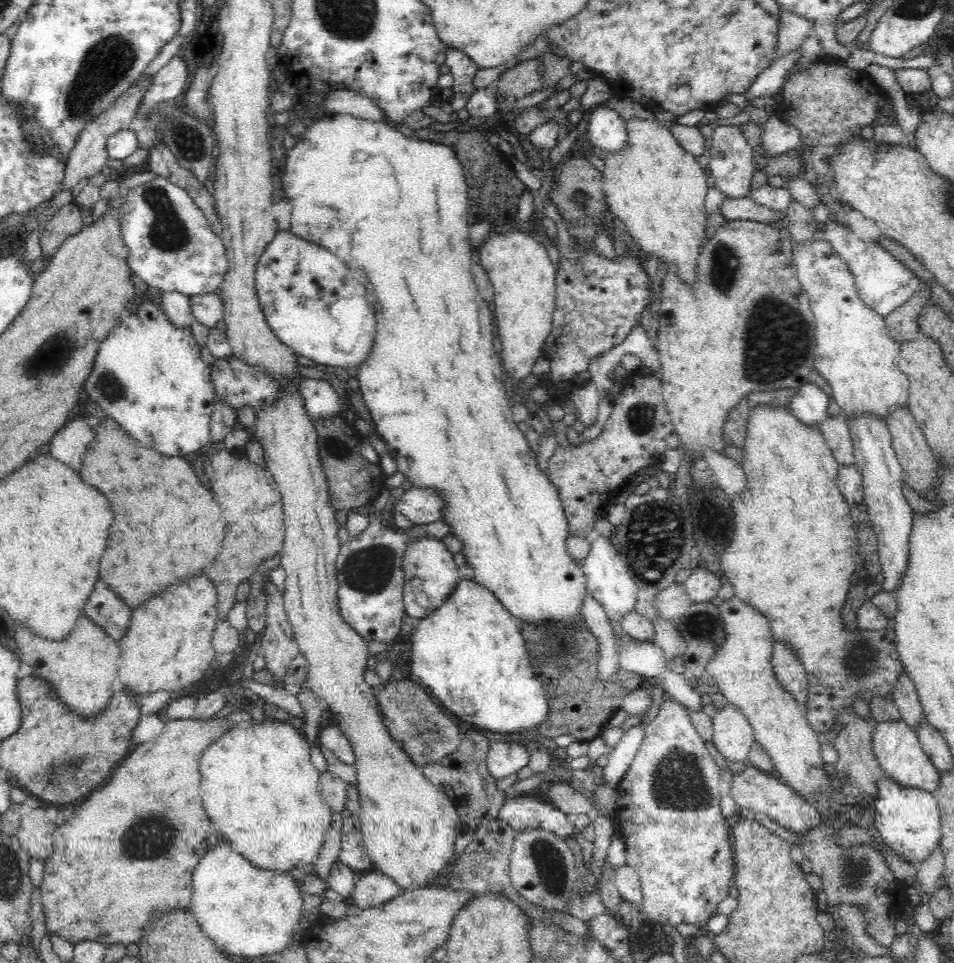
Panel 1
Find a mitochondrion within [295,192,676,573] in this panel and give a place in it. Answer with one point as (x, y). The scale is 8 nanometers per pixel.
(641, 418)

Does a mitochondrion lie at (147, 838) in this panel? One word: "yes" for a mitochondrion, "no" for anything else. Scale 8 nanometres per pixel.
yes

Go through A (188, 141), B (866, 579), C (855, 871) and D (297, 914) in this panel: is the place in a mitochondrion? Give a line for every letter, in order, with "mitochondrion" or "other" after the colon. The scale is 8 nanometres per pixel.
A: mitochondrion
B: other
C: mitochondrion
D: other

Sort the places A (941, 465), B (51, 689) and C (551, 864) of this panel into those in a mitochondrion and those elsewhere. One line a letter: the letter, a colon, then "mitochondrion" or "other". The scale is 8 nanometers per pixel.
A: other
B: other
C: mitochondrion

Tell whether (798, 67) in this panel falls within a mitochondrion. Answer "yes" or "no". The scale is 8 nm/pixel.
no

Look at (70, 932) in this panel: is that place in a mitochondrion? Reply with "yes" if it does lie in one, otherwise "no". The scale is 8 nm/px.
no

